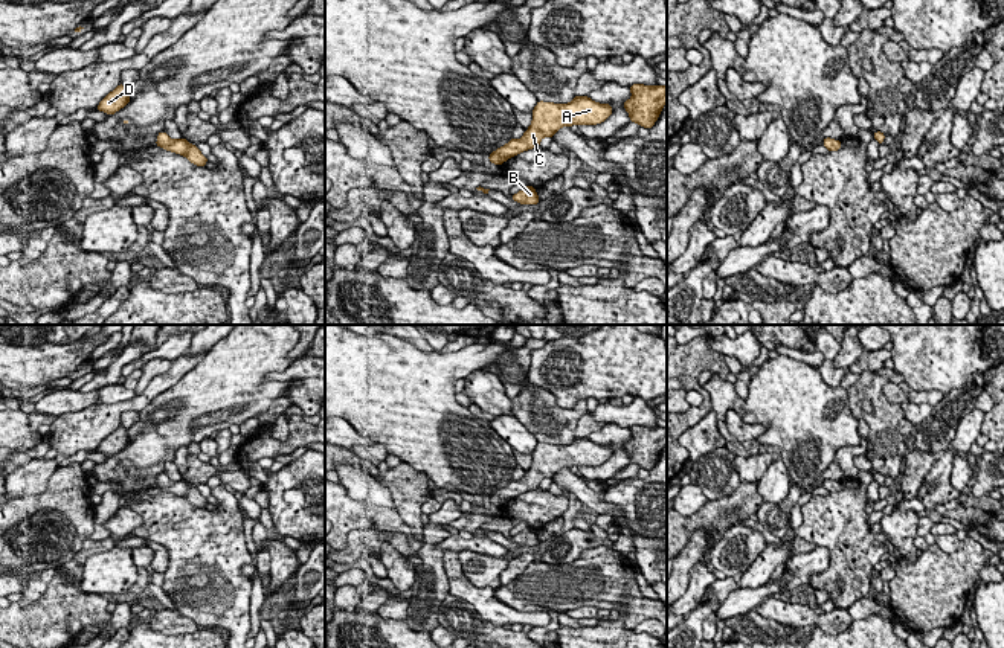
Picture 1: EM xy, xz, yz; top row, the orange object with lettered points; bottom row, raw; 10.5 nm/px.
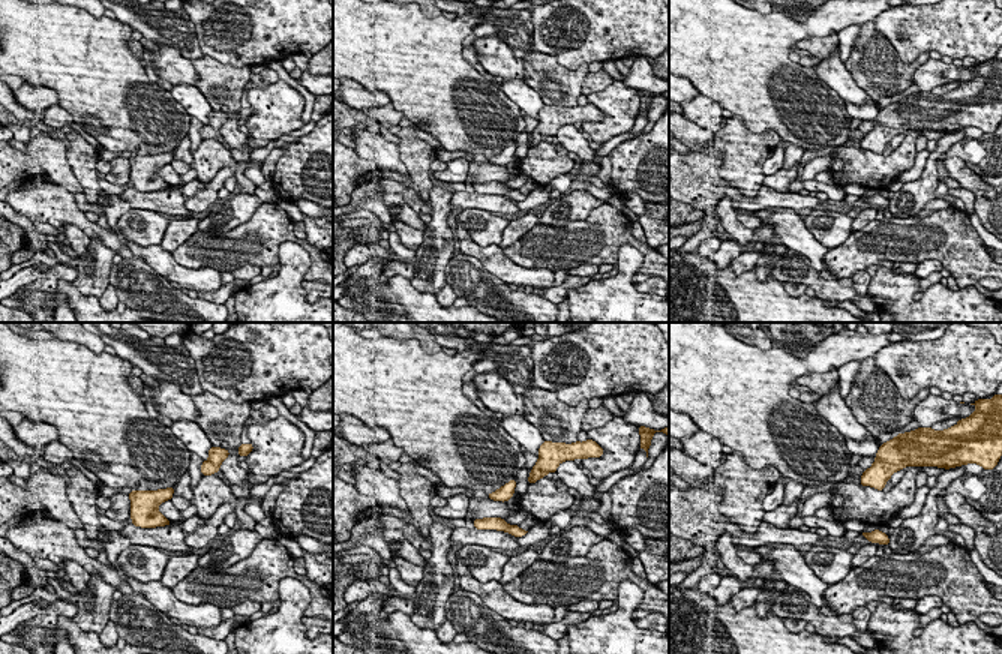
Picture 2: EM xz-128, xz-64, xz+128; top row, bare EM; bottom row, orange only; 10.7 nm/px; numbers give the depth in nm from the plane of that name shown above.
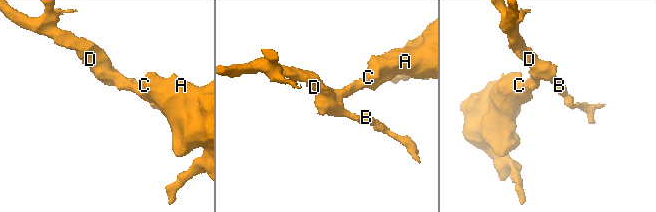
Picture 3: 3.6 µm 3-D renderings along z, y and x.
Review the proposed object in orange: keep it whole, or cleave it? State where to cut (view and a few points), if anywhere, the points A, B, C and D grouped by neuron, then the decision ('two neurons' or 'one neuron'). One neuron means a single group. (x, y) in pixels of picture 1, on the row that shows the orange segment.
cut none; groups A B C D; one neuron

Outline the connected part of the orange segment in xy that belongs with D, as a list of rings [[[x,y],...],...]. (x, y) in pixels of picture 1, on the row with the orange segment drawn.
[[[119,84],[111,93],[108,93],[96,107],[99,111],[114,114],[130,102],[128,88]]]

